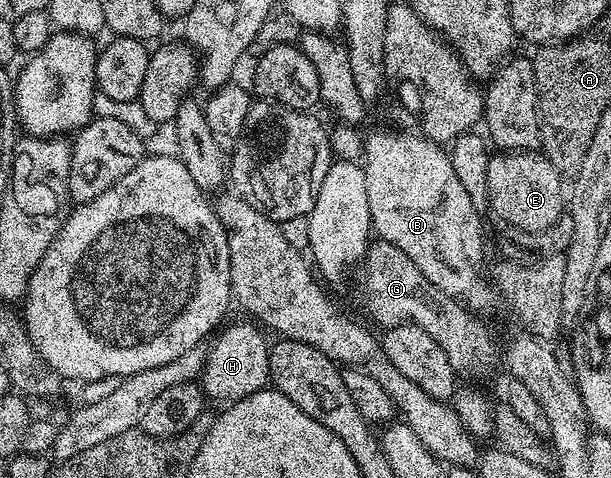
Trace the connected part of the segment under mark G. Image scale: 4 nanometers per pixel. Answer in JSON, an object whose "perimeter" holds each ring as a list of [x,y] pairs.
{"perimeter":[[[372,240],[363,256],[363,282],[359,285],[359,301],[363,309],[382,327],[411,322],[425,331],[445,351],[452,370],[460,378],[487,377],[501,365],[501,349],[491,342],[491,333],[478,321],[466,305],[460,305],[445,291],[433,287],[411,259],[393,243]]]}

